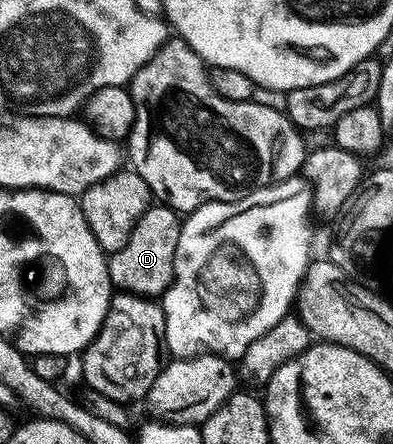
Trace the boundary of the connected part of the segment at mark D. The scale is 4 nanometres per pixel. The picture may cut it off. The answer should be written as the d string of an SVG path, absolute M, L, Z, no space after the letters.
M152 205L147 208L146 213L133 225L133 233L125 246L110 252L107 261L107 272L111 278L111 286L116 292L140 297L162 297L175 279L175 254L177 253L177 241L179 240L179 229L181 226L180 212L166 205Z

